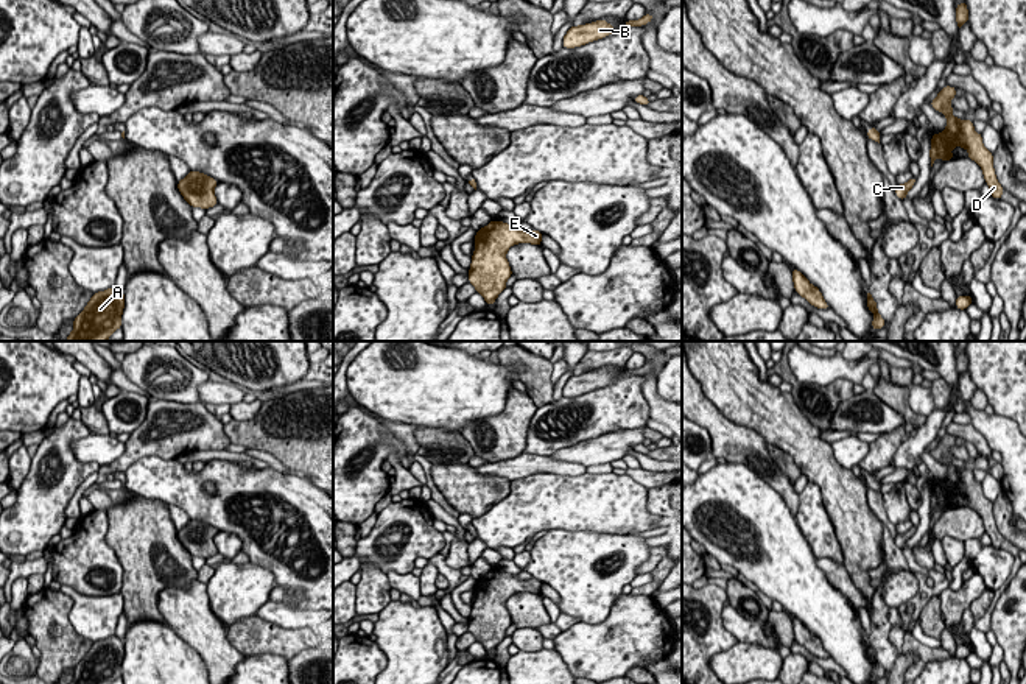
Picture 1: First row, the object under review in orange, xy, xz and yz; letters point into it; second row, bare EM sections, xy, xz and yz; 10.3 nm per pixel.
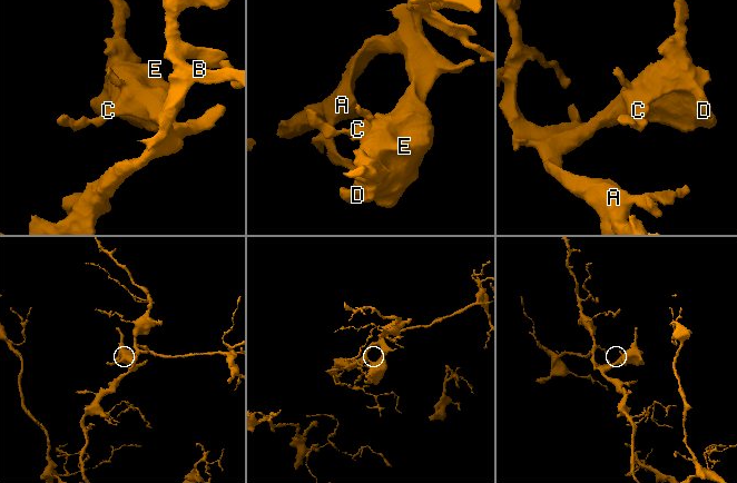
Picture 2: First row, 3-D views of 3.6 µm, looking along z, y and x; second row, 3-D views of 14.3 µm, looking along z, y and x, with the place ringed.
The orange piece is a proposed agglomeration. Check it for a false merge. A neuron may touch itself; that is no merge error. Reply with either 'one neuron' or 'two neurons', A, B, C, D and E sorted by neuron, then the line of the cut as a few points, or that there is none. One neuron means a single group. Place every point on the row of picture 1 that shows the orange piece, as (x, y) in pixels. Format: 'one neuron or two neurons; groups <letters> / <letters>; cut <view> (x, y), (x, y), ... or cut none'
one neuron; groups A B C D E; cut none

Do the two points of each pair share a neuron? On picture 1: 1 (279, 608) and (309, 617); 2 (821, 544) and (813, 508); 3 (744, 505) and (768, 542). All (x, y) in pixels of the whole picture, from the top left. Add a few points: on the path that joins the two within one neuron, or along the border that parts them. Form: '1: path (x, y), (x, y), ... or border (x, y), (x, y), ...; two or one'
1: path (287, 616), (301, 617); one
2: path (819, 535), (813, 518); one
3: path (748, 514), (762, 533); one

